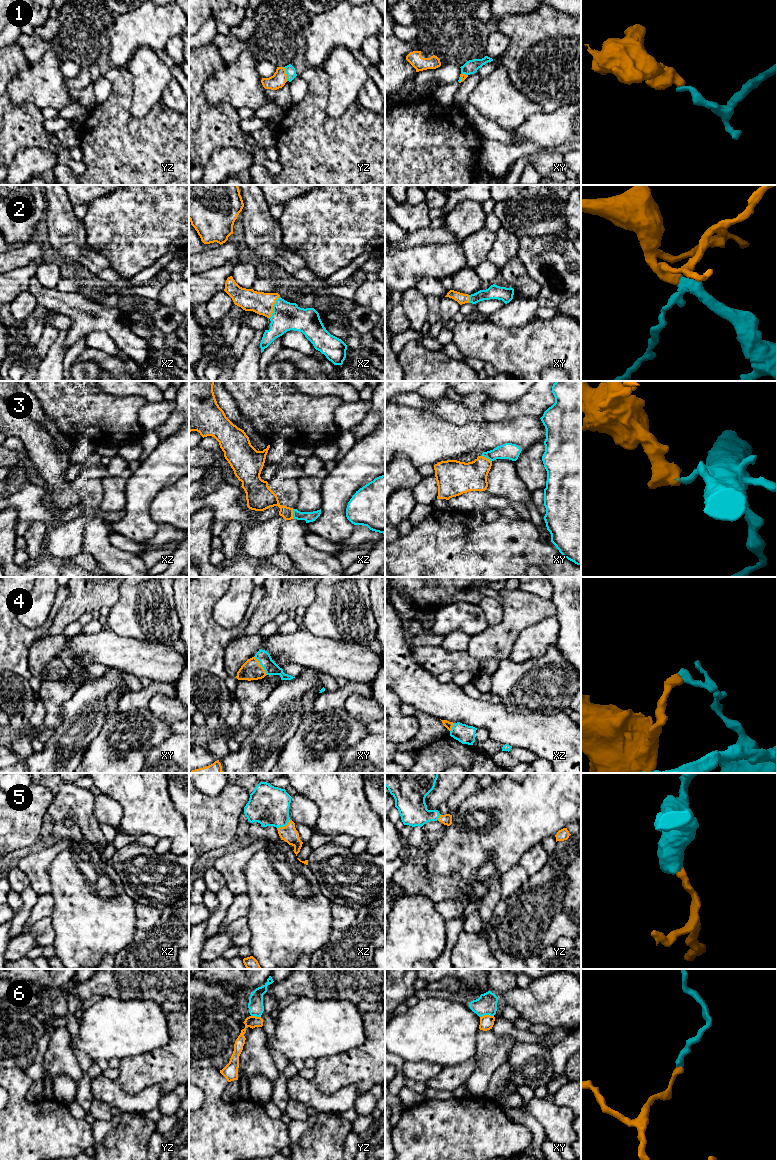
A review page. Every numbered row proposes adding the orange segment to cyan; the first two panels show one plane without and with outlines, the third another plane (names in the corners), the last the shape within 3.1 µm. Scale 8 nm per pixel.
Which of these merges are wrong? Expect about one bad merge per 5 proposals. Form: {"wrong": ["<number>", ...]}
{"wrong": ["1", "3", "4", "6"]}

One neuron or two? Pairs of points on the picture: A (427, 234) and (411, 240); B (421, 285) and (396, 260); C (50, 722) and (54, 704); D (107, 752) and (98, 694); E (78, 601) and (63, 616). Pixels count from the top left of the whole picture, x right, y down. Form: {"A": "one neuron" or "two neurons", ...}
{"A": "one neuron", "B": "two neurons", "C": "one neuron", "D": "two neurons", "E": "one neuron"}

